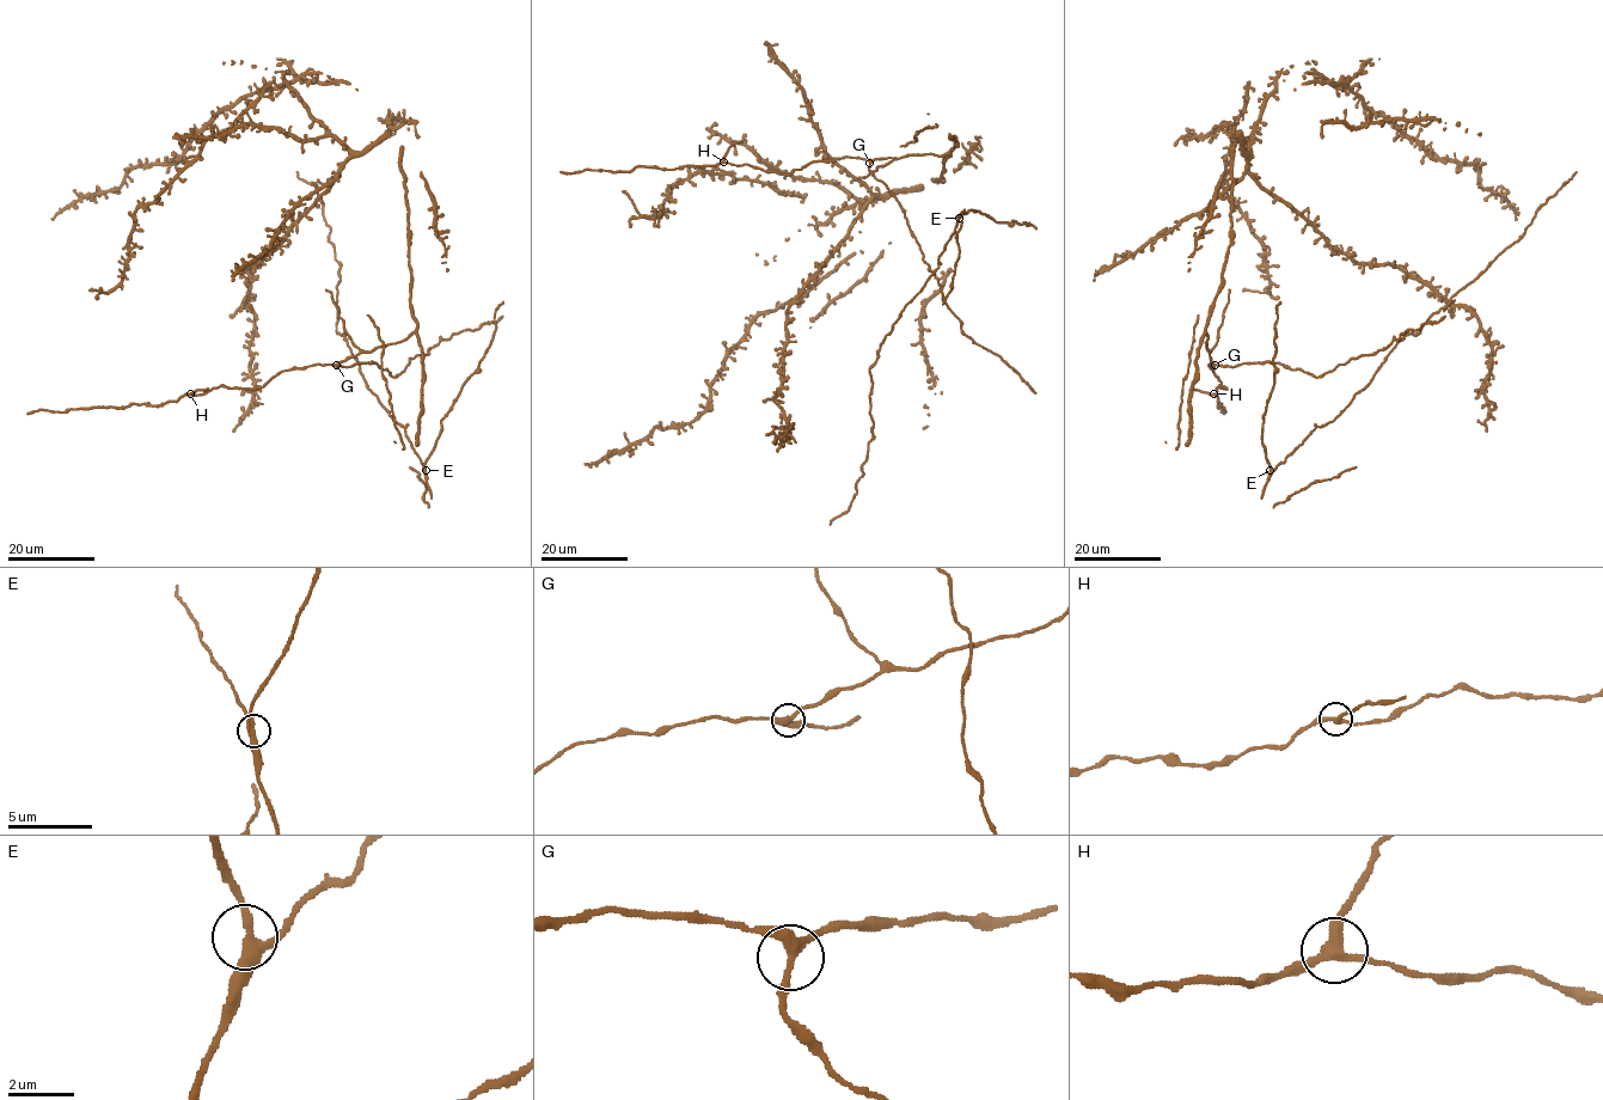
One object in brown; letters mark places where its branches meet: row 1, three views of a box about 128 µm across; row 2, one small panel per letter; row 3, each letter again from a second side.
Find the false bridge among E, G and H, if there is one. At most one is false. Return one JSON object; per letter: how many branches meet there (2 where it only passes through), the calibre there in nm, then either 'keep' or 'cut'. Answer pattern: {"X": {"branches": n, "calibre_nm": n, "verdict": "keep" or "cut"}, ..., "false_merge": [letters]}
{"E": {"branches": 3, "calibre_nm": 280, "verdict": "keep"}, "G": {"branches": 3, "calibre_nm": 280, "verdict": "keep"}, "H": {"branches": 3, "calibre_nm": 280, "verdict": "cut"}, "false_merge": ["H"]}

